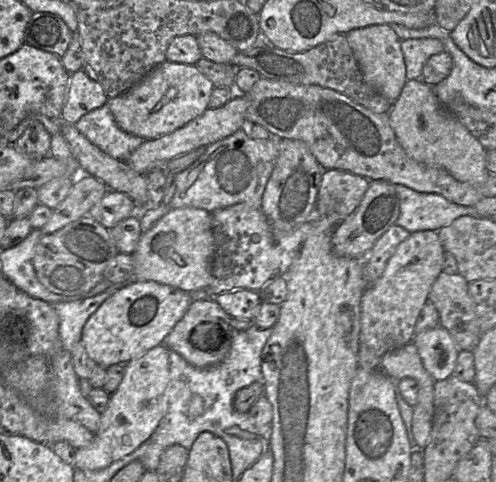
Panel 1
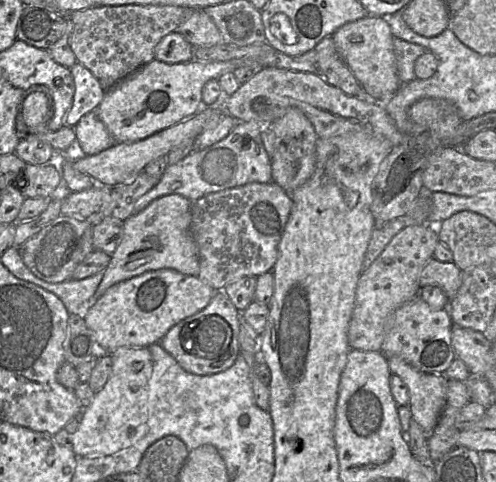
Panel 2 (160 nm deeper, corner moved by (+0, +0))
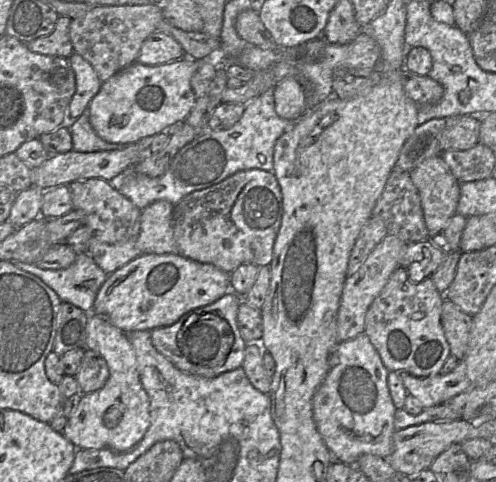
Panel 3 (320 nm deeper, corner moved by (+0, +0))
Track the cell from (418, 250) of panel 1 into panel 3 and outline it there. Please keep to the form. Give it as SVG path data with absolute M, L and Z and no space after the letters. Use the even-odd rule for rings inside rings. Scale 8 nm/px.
M387 235L368 255L360 267L345 280L337 314L337 338L339 342L351 340L365 332L366 313L399 267L399 260L406 250L407 243L394 235Z

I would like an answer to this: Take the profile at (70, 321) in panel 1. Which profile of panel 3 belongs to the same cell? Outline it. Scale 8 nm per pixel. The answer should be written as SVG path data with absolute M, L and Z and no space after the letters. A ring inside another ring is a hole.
M156 201L141 210L137 248L141 254L178 254L173 232L174 205Z

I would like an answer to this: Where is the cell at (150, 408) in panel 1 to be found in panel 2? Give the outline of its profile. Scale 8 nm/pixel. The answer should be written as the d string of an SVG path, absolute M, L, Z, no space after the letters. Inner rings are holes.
M120 347L111 354L112 373L104 387L80 415L78 430L72 434L77 457L111 455L135 445L148 431L149 380L153 359L147 347Z

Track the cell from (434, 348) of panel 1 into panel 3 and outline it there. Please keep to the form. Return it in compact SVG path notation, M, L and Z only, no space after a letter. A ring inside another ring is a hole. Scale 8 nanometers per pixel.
M403 268L392 273L366 313L364 332L388 371L407 372L416 377L440 374L451 355L441 322L443 302L444 296L431 278L414 283Z

